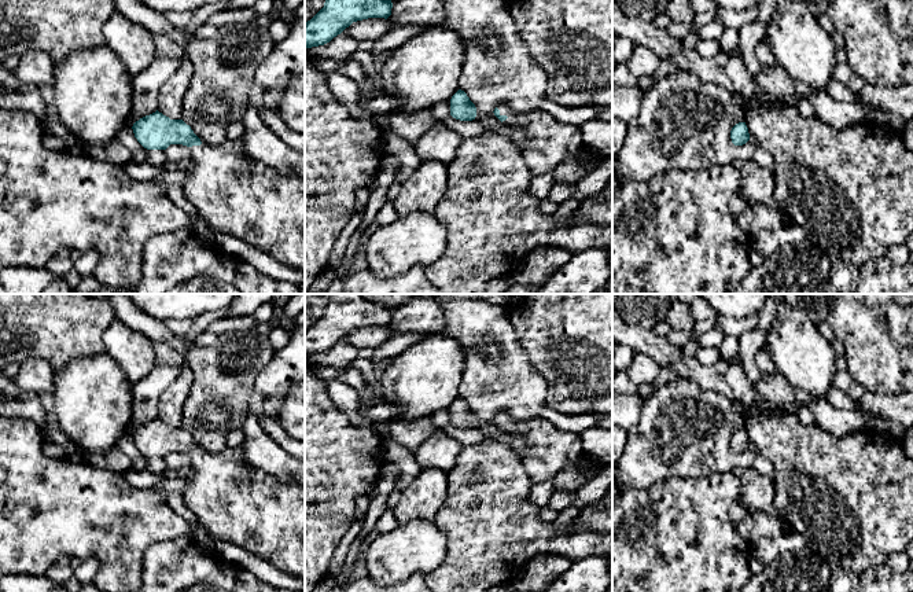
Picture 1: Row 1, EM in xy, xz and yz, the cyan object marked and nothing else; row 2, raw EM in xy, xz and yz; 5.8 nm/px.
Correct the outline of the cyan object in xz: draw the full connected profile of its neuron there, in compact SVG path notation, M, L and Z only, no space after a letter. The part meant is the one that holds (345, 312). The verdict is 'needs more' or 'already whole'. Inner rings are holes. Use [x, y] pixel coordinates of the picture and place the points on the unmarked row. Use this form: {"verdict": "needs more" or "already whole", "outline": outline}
{"verdict": "already whole", "outline": "M331 294L324 315L305 331L305 357L330 350L353 330L391 323L391 308L378 308L361 294Z"}

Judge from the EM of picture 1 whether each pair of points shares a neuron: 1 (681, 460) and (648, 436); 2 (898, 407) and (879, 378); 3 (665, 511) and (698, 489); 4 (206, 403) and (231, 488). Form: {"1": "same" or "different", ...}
{"1": "same", "2": "different", "3": "same", "4": "different"}

